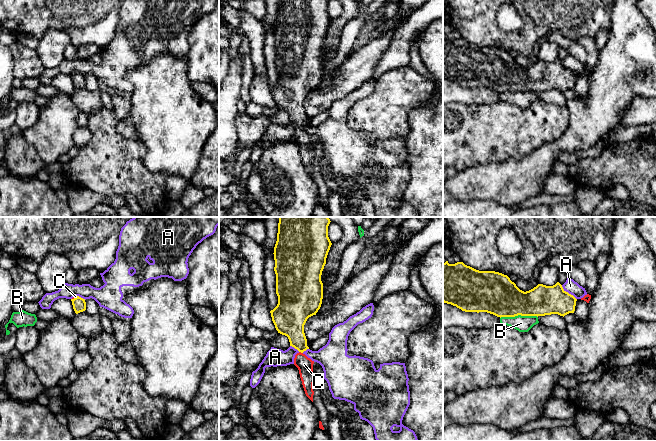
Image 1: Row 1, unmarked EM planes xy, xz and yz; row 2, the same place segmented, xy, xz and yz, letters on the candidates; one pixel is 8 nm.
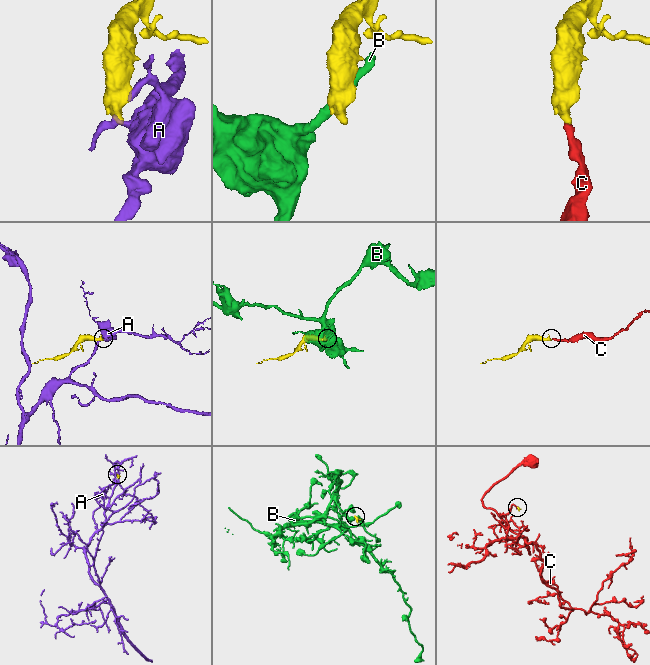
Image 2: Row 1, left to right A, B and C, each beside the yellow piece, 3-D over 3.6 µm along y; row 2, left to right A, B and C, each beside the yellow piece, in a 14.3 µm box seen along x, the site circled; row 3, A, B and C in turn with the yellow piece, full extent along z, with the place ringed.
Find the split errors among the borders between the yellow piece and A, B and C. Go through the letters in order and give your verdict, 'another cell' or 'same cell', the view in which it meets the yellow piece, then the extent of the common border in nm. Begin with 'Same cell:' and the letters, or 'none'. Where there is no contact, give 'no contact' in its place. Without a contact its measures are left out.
Same cell: C
A: another cell; meets yellow in yz; contact 170 nm long
B: another cell; meets yellow in yz; contact 300 nm long
C: same cell; meets yellow in xz; contact 40 nm long

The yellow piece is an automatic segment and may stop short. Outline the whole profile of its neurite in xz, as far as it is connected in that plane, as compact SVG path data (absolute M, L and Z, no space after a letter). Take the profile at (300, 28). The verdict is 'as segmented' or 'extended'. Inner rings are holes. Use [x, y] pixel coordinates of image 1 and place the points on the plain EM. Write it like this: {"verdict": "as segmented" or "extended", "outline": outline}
{"verdict": "extended", "outline": "M278 0L277 17L274 23L274 47L276 50L277 82L270 87L278 109L288 113L290 122L299 128L294 141L298 144L306 172L313 178L313 140L303 128L309 125L304 109L307 95L316 91L323 75L322 47L332 21L328 13L329 0Z"}

